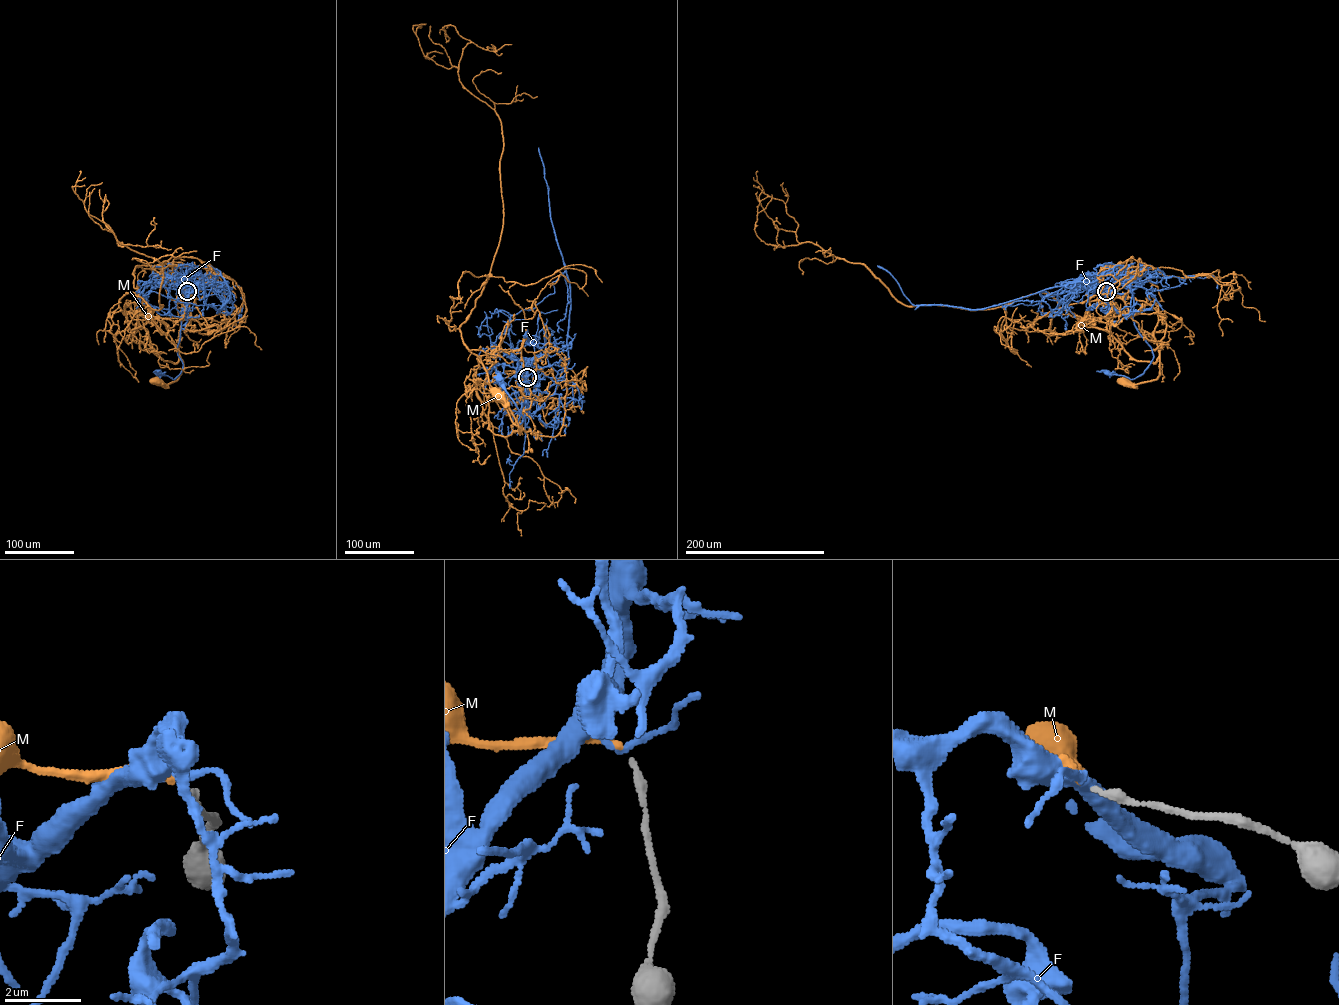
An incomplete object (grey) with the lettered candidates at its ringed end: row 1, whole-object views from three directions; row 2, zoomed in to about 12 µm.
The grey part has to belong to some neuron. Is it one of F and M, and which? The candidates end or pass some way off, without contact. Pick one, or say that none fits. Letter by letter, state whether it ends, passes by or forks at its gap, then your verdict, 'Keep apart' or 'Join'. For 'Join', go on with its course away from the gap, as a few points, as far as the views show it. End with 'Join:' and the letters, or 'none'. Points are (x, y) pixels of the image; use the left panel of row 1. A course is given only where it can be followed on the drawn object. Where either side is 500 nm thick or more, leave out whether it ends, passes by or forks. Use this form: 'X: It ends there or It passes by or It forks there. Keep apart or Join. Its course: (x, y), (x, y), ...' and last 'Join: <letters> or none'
F: It passes by. Keep apart
M: It ends there. Join. Its course: (187, 290), (152, 271), (168, 260), (133, 272), (137, 320), (150, 348), (183, 363), (175, 381), (157, 381)
Join: M

